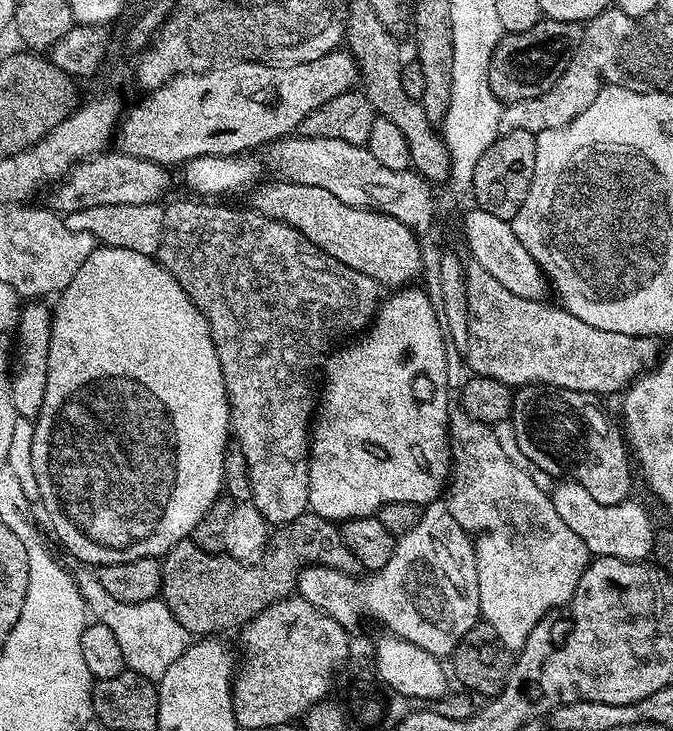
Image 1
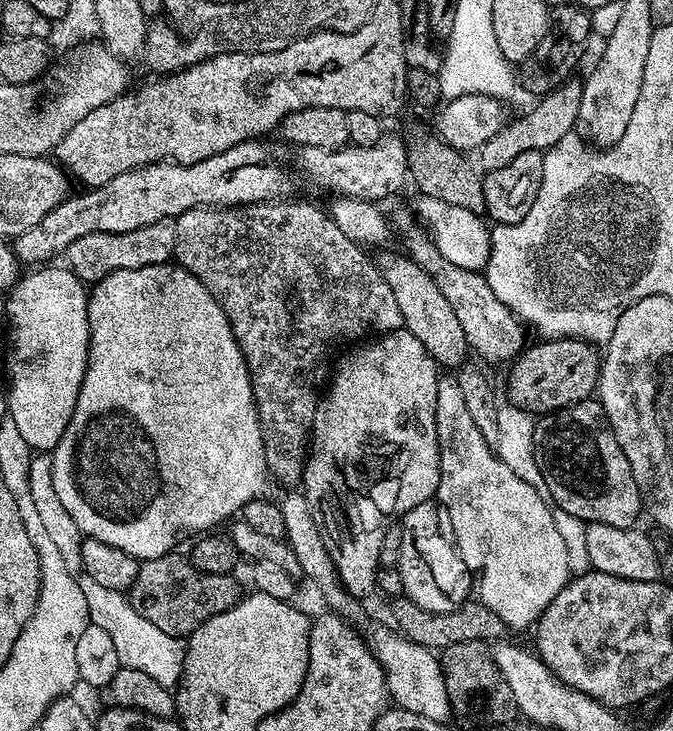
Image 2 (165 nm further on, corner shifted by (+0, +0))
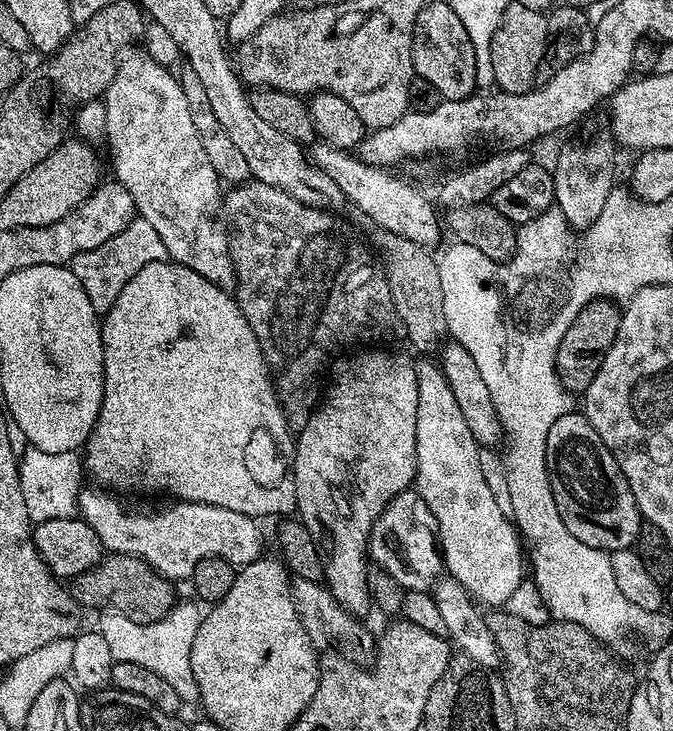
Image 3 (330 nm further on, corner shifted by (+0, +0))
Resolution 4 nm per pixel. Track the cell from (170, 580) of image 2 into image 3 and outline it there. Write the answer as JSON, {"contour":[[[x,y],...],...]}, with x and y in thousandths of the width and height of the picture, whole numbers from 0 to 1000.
{"contour":[[[160,758],[141,777],[105,789],[104,808],[120,833],[143,832],[149,821],[175,841],[184,841],[207,854],[235,851],[263,825],[257,795],[236,788],[226,776],[202,761]]]}

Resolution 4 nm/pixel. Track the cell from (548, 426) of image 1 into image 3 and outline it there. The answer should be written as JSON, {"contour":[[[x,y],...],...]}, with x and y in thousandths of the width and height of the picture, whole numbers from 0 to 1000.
{"contour":[[[860,562],[844,564],[817,583],[817,594],[811,594],[811,643],[829,703],[859,741],[905,758],[944,746],[954,715],[948,687],[918,632],[912,632],[912,621],[900,616],[889,588]]]}

